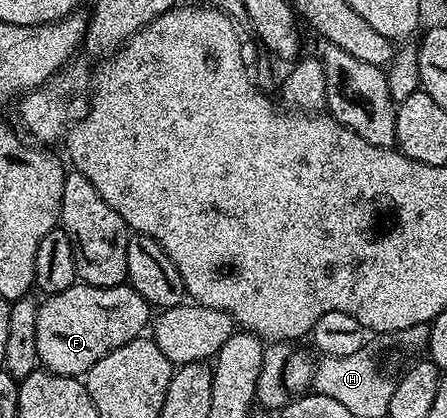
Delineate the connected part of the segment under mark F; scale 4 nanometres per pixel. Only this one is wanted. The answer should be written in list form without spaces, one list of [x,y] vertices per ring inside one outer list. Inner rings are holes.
[[[75,284],[41,299],[36,316],[36,352],[39,363],[52,374],[85,376],[108,352],[143,337],[152,322],[152,308],[128,284]]]

